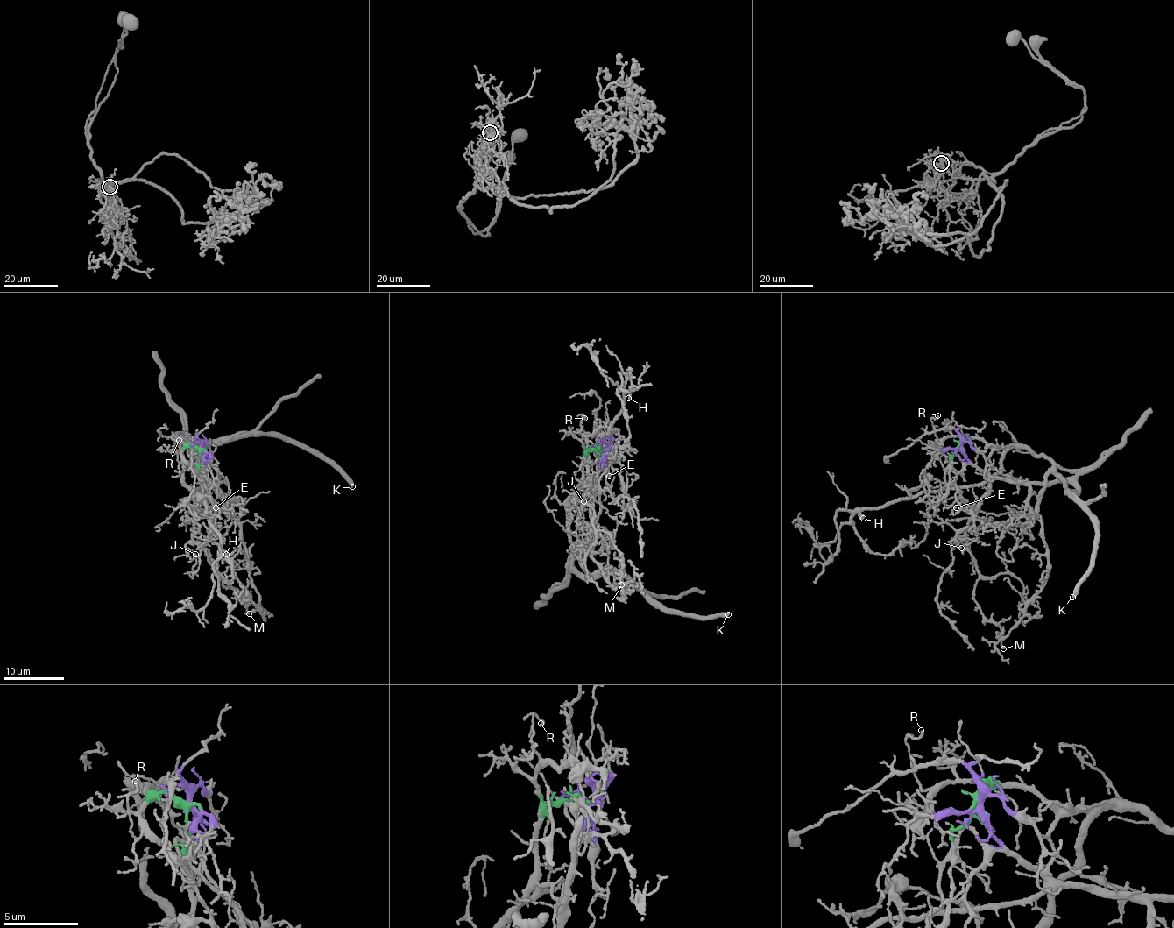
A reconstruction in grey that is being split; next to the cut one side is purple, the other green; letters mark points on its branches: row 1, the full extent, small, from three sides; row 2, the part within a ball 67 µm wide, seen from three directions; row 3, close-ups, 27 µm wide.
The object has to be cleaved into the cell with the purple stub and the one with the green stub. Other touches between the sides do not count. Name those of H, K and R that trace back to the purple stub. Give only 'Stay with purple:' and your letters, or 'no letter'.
Stay with purple: H, K

